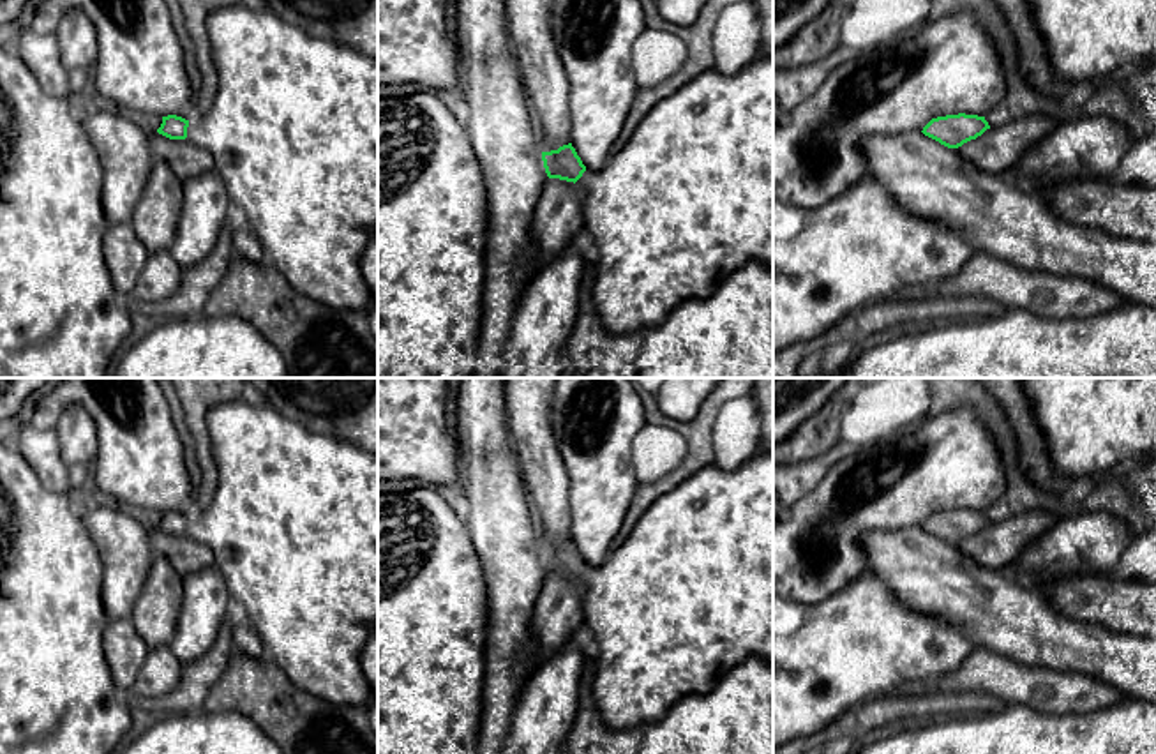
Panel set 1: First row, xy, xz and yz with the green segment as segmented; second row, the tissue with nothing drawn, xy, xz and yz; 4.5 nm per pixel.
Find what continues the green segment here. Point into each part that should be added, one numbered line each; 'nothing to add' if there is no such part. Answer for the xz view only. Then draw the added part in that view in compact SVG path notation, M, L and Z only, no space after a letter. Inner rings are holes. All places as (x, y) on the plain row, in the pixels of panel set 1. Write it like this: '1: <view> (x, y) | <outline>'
1: xz (687, 597) | M757 452L736 470L709 464L690 475L672 491L655 500L639 517L625 542L612 549L600 567L584 567L581 572L586 590L582 597L584 632L598 643L595 659L593 697L602 720L609 729L648 726L662 719L679 699L690 694L706 694L741 662L757 657L773 666L773 454Z

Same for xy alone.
1: xy (293, 525) | M242 397L214 406L206 422L219 484L208 509L189 517L187 535L212 549L214 567L222 574L229 595L245 607L251 625L261 639L263 655L275 662L298 689L334 705L371 706L372 692L360 664L360 653L367 639L378 632L378 454L334 436L311 433L279 413L277 408L254 406Z

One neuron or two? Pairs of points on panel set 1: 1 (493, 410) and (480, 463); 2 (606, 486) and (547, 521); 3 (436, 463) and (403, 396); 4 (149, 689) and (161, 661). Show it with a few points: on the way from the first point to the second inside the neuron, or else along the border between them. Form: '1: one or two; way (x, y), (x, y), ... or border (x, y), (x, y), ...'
1: one; way (484, 422), (484, 451)
2: two; border (563, 467), (569, 477), (572, 537)
3: one; way (422, 447), (399, 424), (399, 412)
4: one; way (150, 682), (161, 668)

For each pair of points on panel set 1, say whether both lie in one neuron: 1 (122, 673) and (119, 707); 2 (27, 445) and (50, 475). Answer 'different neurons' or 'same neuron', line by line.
1: different neurons
2: same neuron

